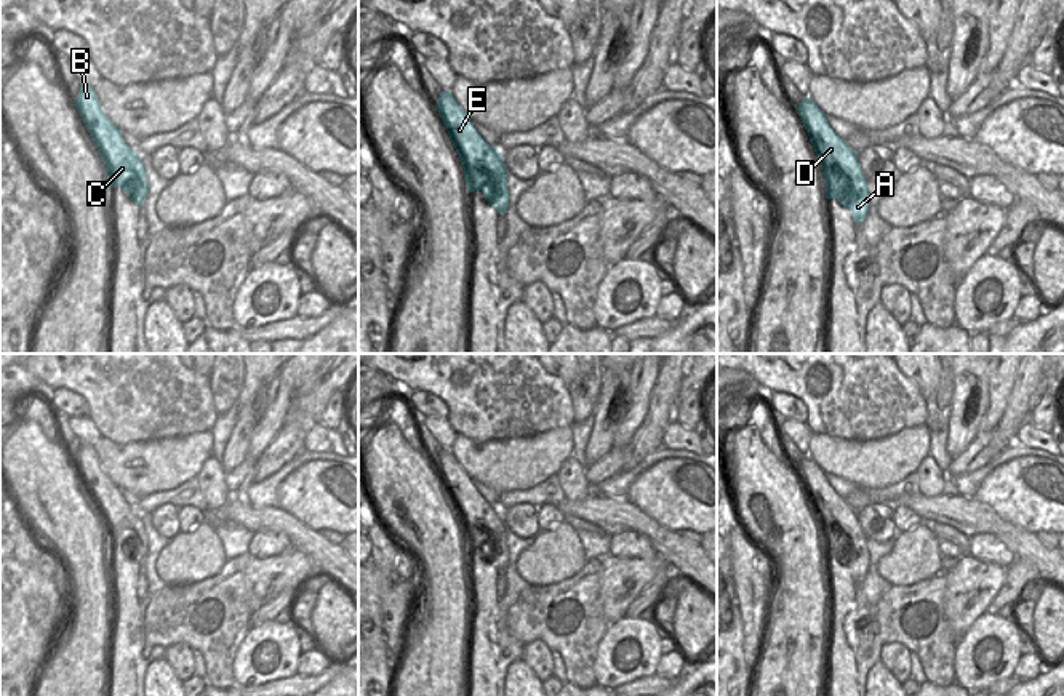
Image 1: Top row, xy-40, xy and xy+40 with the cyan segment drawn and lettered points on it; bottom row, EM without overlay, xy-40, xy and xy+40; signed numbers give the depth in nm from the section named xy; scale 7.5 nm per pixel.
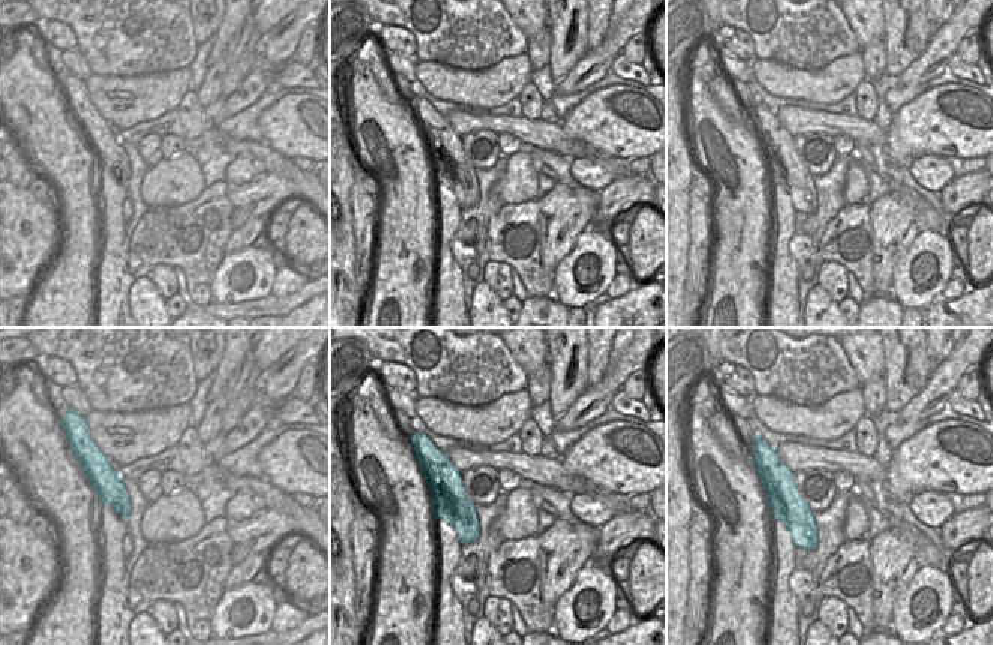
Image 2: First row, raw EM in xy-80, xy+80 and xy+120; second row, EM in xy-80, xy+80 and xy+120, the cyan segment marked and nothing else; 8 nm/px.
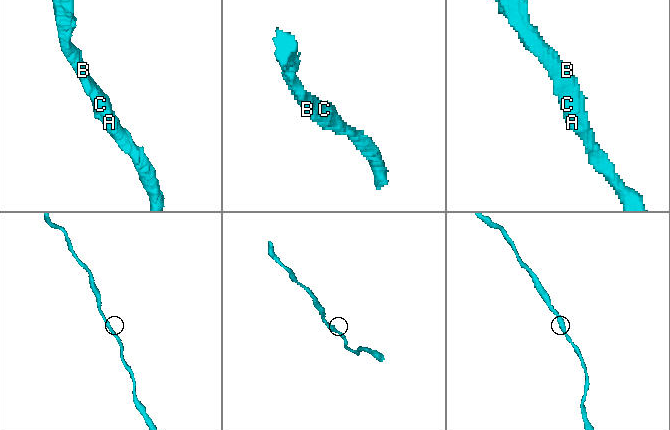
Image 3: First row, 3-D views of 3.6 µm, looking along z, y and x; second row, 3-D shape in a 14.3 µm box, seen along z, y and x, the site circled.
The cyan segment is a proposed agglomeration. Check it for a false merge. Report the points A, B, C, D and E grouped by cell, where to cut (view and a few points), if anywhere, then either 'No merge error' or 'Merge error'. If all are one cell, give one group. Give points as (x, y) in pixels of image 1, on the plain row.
Groups: A B C D E. No split. No merge error

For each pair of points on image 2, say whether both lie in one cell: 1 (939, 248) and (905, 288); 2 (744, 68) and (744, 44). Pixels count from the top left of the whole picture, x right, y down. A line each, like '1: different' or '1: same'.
1: same
2: different

